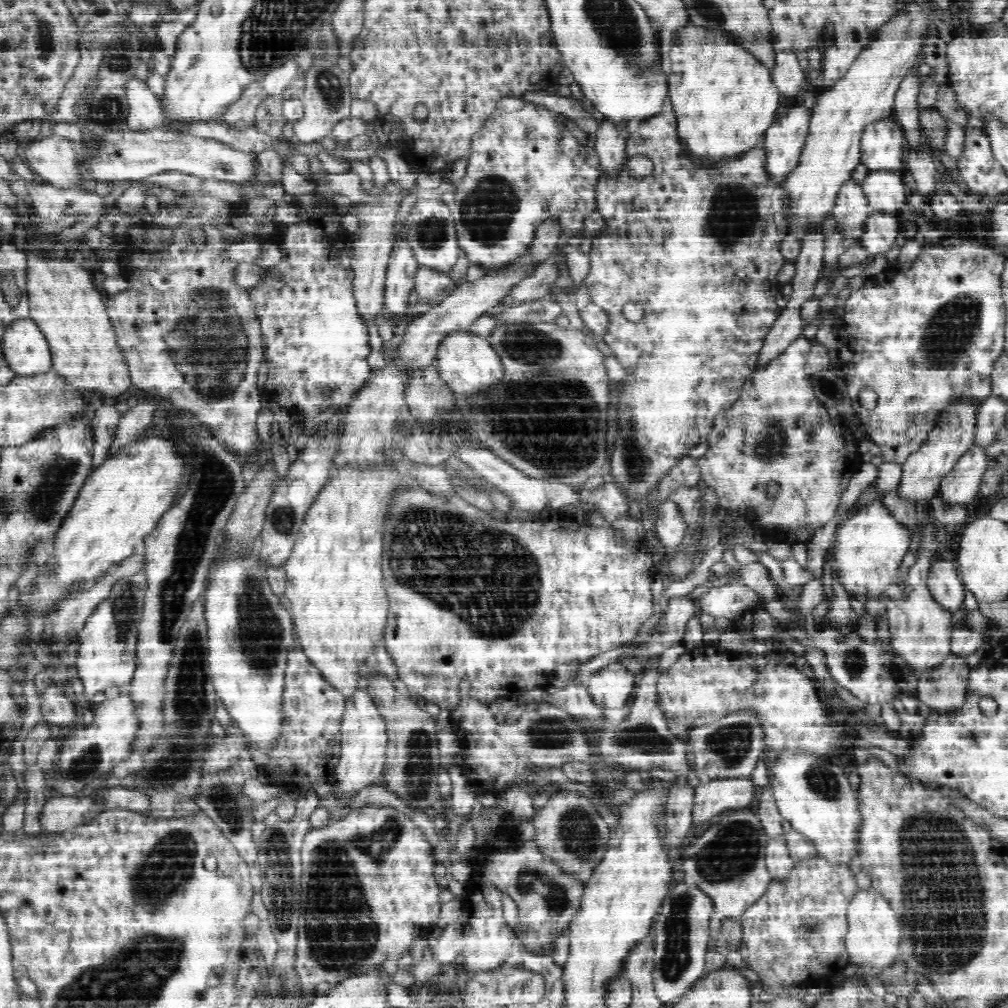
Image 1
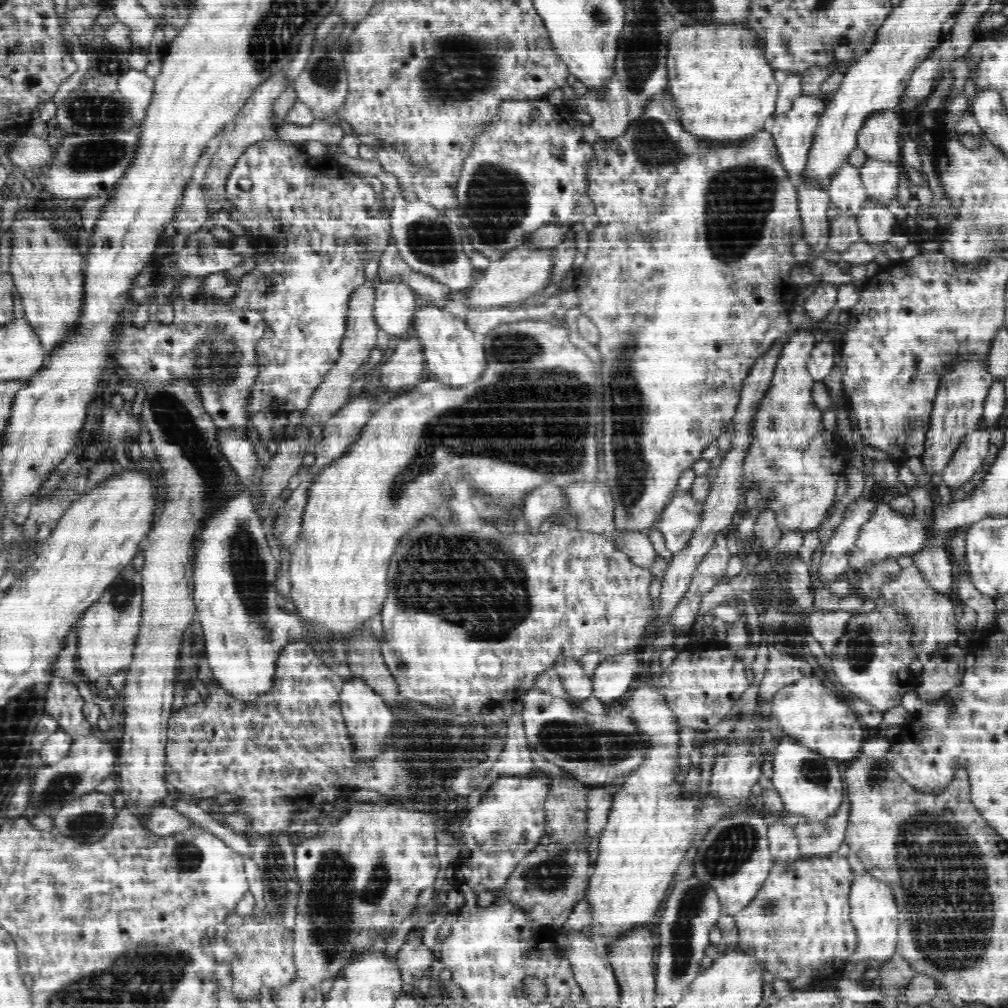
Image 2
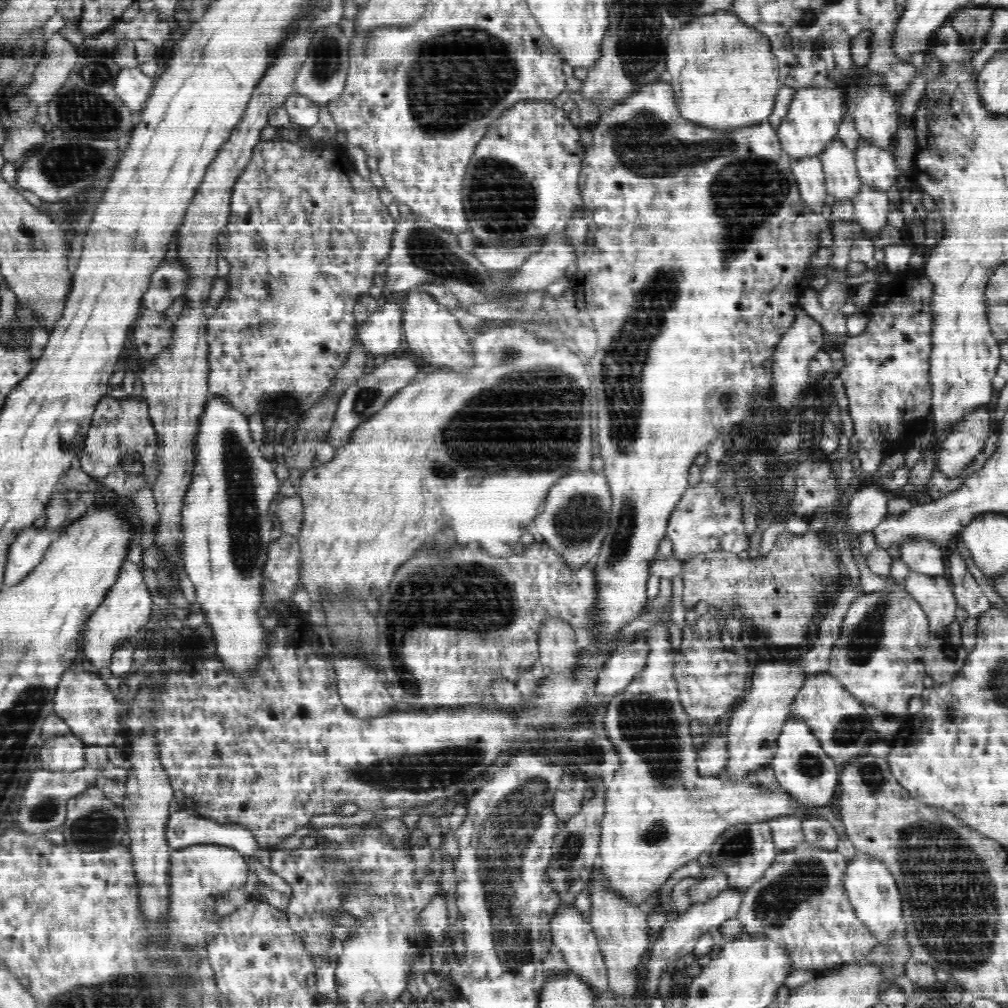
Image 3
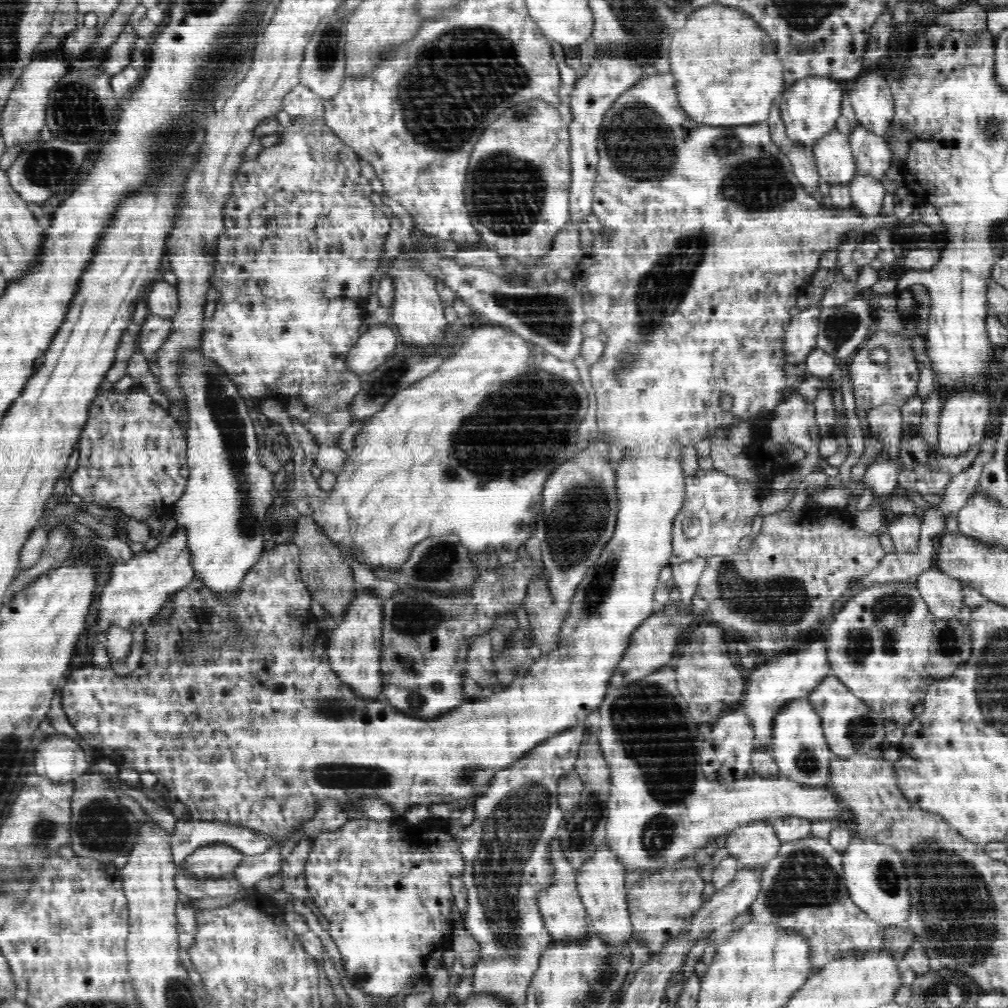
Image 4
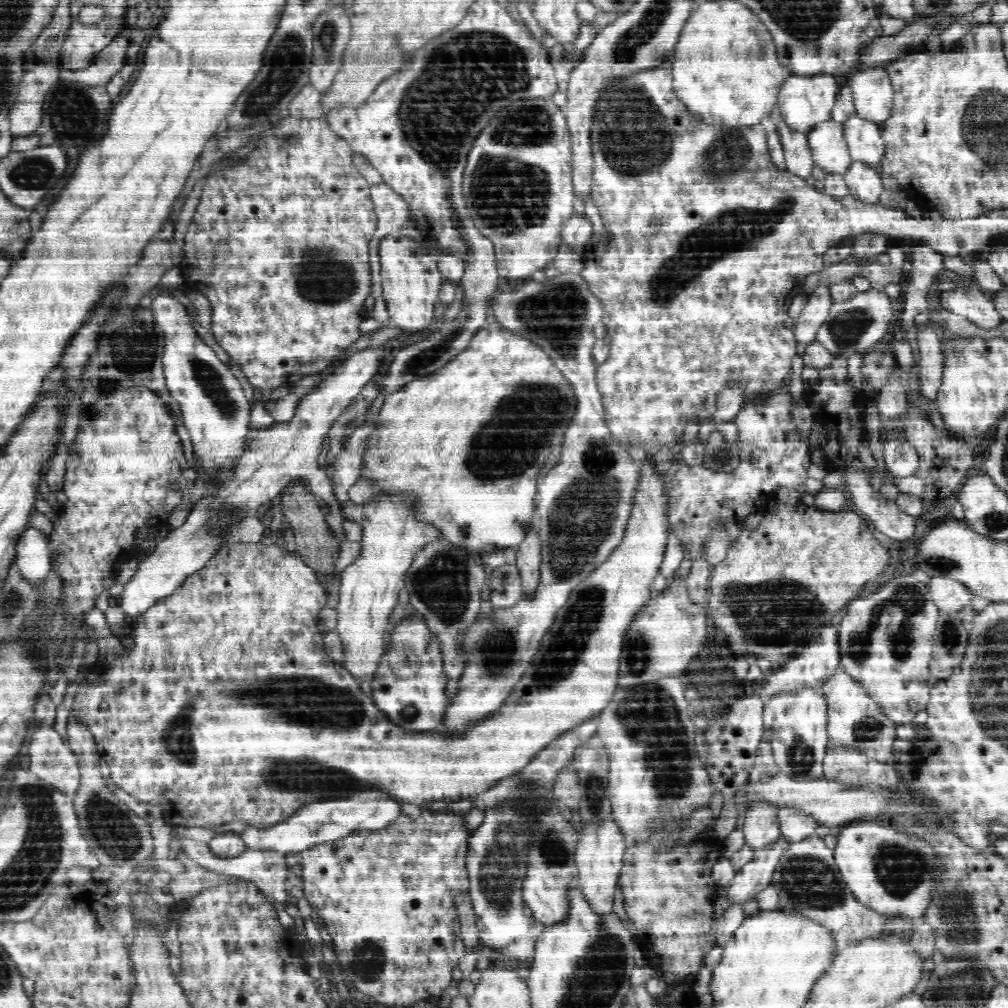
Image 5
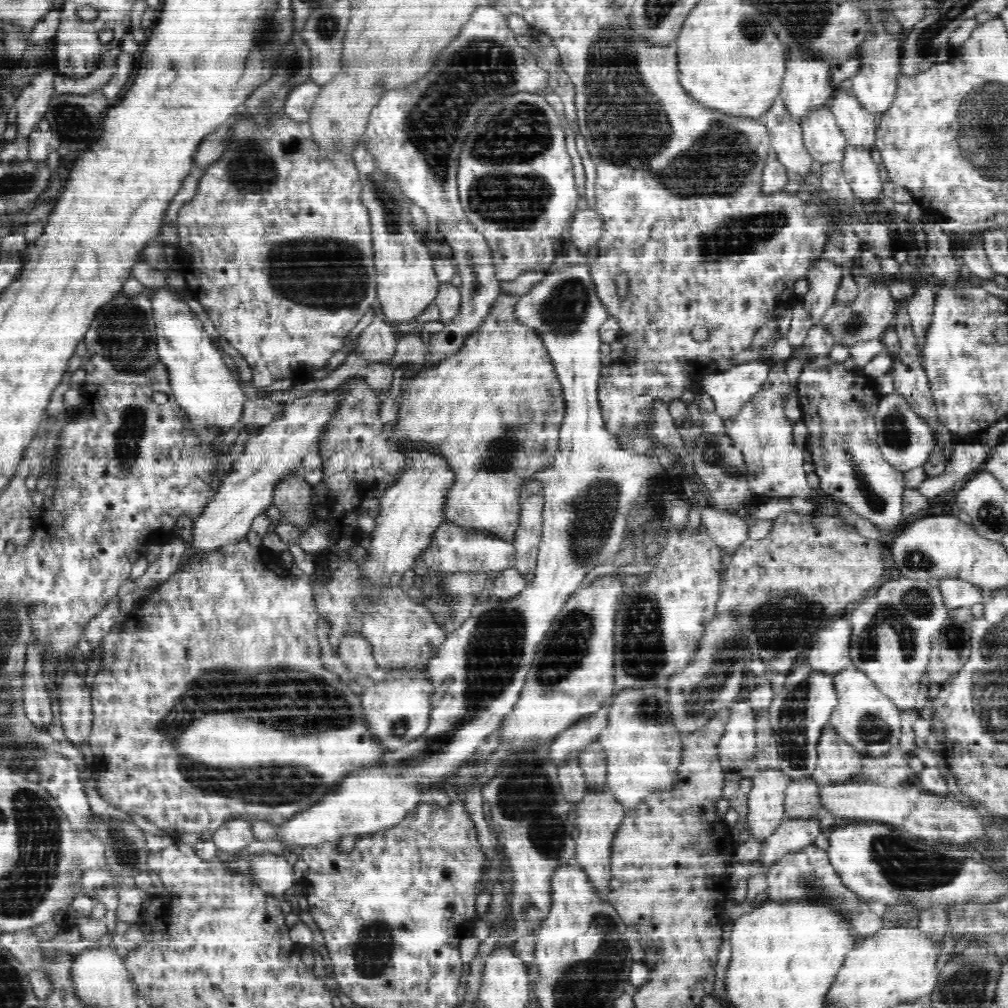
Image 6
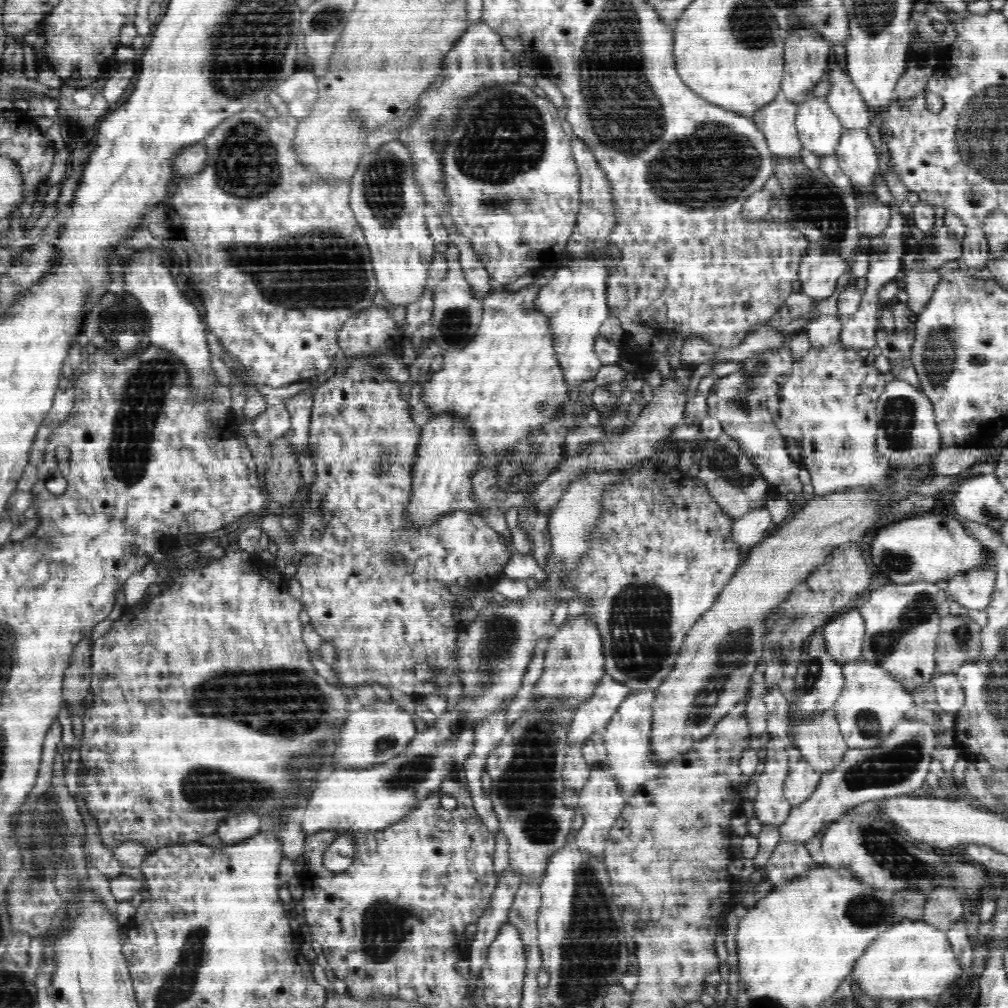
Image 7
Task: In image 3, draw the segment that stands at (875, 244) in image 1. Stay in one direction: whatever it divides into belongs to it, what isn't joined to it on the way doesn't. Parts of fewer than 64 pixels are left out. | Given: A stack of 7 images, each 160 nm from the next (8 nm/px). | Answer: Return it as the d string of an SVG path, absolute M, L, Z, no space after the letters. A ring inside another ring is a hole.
M863 184L857 196L850 201L853 203L854 220L874 241L887 224L890 200L886 191L878 191Z

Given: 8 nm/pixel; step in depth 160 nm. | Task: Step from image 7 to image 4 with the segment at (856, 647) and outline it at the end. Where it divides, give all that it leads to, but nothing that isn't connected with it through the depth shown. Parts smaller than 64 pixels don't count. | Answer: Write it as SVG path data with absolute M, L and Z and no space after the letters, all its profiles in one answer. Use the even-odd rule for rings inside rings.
M824 638L814 640L806 650L800 650L796 654L784 654L776 662L756 668L752 672L752 676L748 678L746 702L742 706L744 706L744 712L748 714L748 718L752 720L758 744L770 744L774 716L784 708L786 702L792 702L796 698L806 698L814 690L814 684L818 685L818 680L824 680L826 676L831 675L830 664L826 660L827 652L824 640Z

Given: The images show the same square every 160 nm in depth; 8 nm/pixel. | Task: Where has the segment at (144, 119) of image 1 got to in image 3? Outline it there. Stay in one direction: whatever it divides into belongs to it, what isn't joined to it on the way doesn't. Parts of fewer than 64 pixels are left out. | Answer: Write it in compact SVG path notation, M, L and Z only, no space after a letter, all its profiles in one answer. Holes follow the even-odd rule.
M122 68L116 75L114 86L118 98L134 112L143 110L154 84L152 77L144 74L139 68Z

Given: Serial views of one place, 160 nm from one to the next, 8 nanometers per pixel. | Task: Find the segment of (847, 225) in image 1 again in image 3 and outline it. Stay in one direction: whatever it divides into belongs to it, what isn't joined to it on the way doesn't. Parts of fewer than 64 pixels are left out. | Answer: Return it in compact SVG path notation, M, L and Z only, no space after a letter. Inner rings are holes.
M836 138L817 157L825 172L827 194L843 201L856 197L863 182L857 173L855 152Z

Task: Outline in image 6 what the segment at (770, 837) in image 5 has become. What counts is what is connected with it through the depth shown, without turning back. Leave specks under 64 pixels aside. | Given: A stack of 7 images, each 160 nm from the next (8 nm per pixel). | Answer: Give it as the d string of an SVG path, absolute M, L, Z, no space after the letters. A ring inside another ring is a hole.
M768 768L758 774L747 794L751 838L764 840L781 826L786 818L784 812L785 792L792 782L779 768Z

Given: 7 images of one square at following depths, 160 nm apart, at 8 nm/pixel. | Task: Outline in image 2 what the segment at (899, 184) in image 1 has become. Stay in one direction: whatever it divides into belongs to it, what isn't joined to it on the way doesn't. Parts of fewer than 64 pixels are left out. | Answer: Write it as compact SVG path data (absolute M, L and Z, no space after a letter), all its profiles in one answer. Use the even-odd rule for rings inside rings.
M867 158L859 168L861 181L871 202L888 206L894 198L897 198L900 180L898 164L875 162Z

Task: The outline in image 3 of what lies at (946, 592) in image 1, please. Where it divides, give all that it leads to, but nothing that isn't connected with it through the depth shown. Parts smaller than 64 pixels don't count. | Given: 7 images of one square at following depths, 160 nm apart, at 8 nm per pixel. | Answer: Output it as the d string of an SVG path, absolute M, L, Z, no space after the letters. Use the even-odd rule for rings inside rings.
M918 540L908 542L899 548L901 559L910 570L927 574L928 576L943 576L944 560L942 546Z

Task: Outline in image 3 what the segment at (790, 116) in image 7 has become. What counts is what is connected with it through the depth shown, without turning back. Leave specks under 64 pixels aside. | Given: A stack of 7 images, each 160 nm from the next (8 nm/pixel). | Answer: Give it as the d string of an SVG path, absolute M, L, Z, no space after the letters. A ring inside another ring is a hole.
M817 156L808 159L791 159L791 171L806 209L821 214L827 195L825 172L821 160Z

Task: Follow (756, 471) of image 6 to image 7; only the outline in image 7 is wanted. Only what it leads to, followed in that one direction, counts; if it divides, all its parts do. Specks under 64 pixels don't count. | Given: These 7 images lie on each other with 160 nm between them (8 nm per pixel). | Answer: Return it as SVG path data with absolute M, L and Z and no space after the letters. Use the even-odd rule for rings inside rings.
M787 341L778 349L762 351L756 356L742 361L743 370L720 377L707 396L707 415L717 418L723 432L738 441L740 449L750 458L752 464L762 474L770 486L776 486L780 494L800 492L802 482L799 473L802 465L788 455L791 442L786 440L773 423L766 400L777 393L791 375L792 352Z

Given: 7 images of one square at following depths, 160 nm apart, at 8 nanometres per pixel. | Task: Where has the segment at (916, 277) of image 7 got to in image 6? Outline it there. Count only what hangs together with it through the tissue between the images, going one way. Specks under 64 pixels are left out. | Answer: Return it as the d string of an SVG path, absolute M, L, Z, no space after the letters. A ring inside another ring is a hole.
M925 283L914 291L914 294L909 298L908 306L906 306L921 356L923 356L925 336L933 317L934 303L935 289L933 286Z

